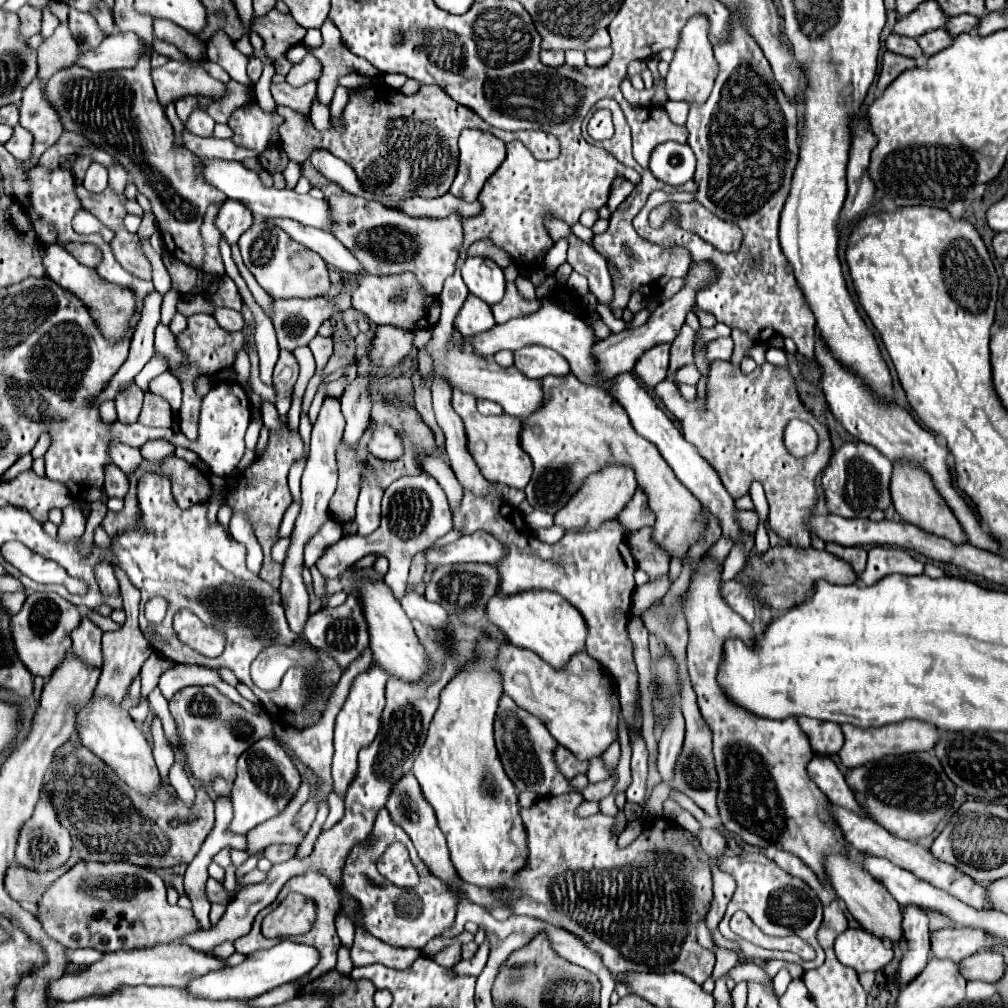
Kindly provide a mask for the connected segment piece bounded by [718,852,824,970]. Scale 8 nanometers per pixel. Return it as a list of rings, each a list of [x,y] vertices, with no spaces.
[[[758,852],[758,854],[742,854],[742,856],[728,856],[728,854],[724,854],[724,856],[718,858],[718,866],[720,866],[724,872],[732,874],[732,876],[736,878],[736,884],[738,884],[738,888],[736,888],[736,892],[734,892],[730,904],[728,904],[728,910],[726,910],[726,914],[724,914],[722,922],[720,922],[720,926],[718,926],[722,934],[726,934],[730,940],[736,940],[736,942],[740,944],[738,936],[730,930],[728,922],[730,922],[730,918],[732,918],[732,914],[734,914],[736,910],[744,910],[744,912],[752,918],[752,922],[754,922],[764,934],[768,934],[768,936],[800,936],[806,944],[810,944],[810,946],[816,950],[816,960],[804,962],[804,960],[800,960],[800,958],[798,958],[796,954],[792,954],[792,952],[780,952],[780,950],[776,952],[776,950],[764,950],[764,948],[744,948],[744,952],[746,952],[750,958],[780,958],[780,960],[784,960],[784,962],[798,964],[802,970],[814,970],[814,968],[818,968],[818,966],[824,964],[824,950],[822,950],[822,948],[818,946],[818,942],[816,942],[816,930],[818,930],[818,926],[820,926],[820,922],[822,922],[822,904],[820,904],[816,892],[814,892],[806,882],[802,882],[802,880],[798,880],[798,878],[786,874],[774,860],[766,858],[766,854],[762,854],[762,852]]]

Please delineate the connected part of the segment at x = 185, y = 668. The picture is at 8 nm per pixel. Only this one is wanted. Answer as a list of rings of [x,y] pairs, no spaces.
[[[176,664],[174,668],[166,670],[166,672],[160,676],[158,688],[162,690],[164,698],[170,700],[180,688],[186,688],[186,686],[206,686],[206,684],[216,686],[224,696],[228,696],[232,702],[244,706],[245,710],[256,712],[254,705],[238,694],[236,688],[228,686],[228,684],[222,680],[222,676],[220,676],[214,668],[206,668],[206,666]]]

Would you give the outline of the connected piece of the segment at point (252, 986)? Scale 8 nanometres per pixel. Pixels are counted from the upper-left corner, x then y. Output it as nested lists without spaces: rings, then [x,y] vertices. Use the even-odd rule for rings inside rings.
[[[282,940],[268,950],[248,954],[246,960],[238,966],[224,966],[220,970],[190,980],[186,992],[190,996],[198,996],[204,1000],[250,1000],[276,986],[282,986],[304,976],[306,972],[310,972],[310,968],[314,968],[314,964],[318,964],[318,950],[308,948],[304,944],[296,944],[292,940]]]

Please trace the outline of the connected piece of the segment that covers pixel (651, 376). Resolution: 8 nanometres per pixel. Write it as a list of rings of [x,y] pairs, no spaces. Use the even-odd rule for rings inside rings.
[[[658,344],[658,348],[652,348],[650,352],[644,352],[638,358],[634,372],[648,388],[654,388],[668,376],[668,360],[670,360],[670,344]]]

